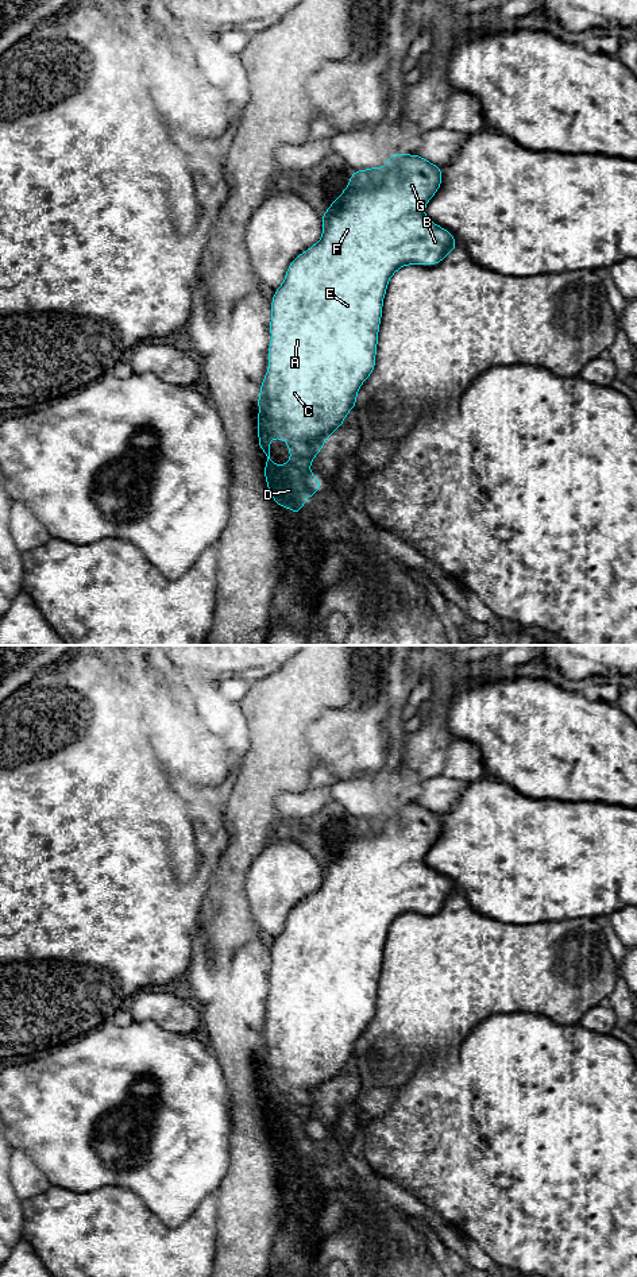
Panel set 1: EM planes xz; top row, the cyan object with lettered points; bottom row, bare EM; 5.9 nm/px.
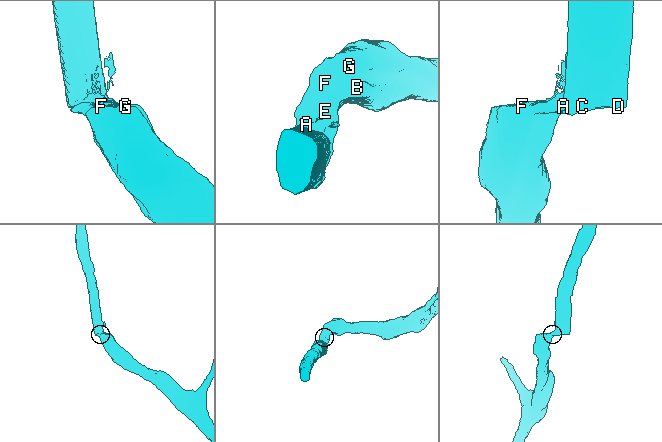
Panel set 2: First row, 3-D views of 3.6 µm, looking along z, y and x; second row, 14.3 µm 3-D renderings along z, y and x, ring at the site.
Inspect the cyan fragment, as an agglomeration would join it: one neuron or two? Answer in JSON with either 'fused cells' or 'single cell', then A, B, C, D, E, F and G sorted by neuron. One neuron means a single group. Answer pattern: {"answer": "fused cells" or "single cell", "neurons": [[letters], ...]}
{"answer": "single cell", "neurons": [["A", "B", "C", "D", "E", "F", "G"]]}

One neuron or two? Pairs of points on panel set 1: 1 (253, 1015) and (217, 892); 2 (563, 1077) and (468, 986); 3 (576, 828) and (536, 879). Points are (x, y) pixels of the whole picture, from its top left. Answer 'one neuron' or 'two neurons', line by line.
1: one neuron
2: two neurons
3: one neuron

